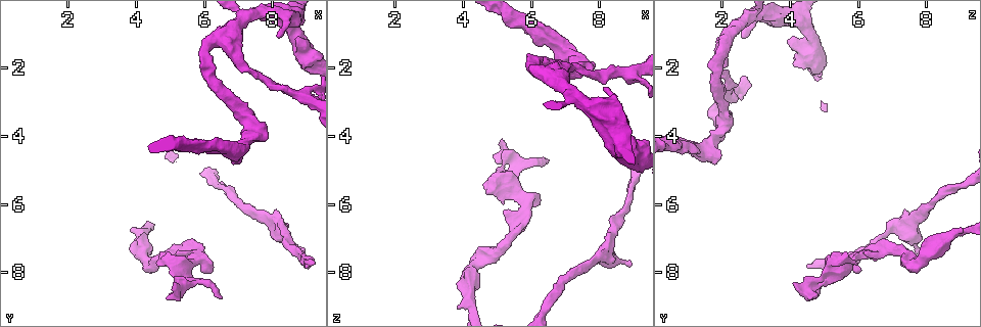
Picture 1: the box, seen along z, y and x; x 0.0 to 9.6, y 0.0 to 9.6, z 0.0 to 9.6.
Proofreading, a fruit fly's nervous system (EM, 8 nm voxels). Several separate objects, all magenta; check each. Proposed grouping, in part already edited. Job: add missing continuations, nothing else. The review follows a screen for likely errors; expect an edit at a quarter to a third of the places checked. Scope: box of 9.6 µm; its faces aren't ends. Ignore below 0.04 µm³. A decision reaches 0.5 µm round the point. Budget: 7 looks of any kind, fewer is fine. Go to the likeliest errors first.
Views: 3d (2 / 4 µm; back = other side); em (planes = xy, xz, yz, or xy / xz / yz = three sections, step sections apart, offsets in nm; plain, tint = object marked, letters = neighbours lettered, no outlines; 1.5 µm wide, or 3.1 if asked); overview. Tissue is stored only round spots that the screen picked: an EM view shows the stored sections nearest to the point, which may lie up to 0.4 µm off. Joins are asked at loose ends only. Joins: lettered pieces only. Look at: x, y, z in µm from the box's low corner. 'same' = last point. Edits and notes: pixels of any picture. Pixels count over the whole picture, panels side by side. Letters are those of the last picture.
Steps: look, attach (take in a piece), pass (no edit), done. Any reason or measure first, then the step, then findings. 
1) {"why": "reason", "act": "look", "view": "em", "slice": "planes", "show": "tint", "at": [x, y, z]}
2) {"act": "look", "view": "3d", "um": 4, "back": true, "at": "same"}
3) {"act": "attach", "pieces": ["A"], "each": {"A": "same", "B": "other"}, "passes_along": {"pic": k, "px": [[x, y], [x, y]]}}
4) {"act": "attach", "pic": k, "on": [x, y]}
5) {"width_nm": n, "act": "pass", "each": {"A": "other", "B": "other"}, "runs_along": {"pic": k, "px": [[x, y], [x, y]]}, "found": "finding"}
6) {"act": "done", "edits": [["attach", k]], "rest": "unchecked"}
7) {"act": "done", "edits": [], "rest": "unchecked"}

{"why": "end of a long branch", "act": "look", "view": "em", "slice": "planes", "show": "letters", "at": [8.95, 7.80, 4.50]}

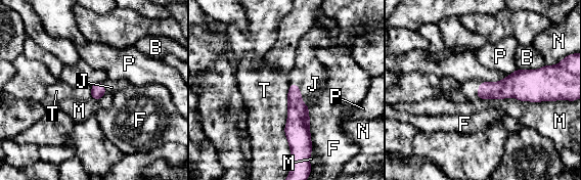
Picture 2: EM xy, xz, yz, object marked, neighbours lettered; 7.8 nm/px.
{"width_nm": 110, "act": "attach", "pieces": ["J"], "each": {"B": "other", "F": "other", "J": "same", "M": "other", "N": "other", "P": "other", "T": "other"}, "passes_along": {"pic": 2, "px": [[297, 129], [301, 98], [313, 84]]}, "found": "it goes on there"}

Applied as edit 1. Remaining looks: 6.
{"why": "an open end", "act": "look", "view": "3d", "um": 2, "at": [6.25, 7.85, 5.95]}

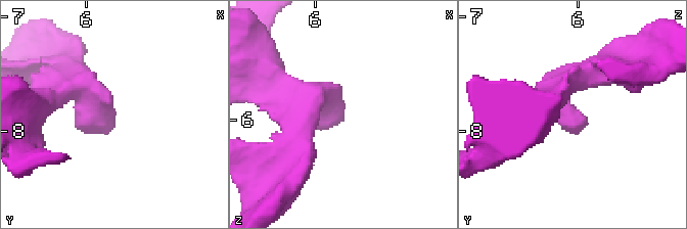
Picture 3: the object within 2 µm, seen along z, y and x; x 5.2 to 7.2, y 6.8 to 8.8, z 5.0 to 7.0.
{"why": "now the EM", "act": "look", "view": "em", "slice": "planes", "show": "plain", "at": [6.24, 7.84, 5.92]}

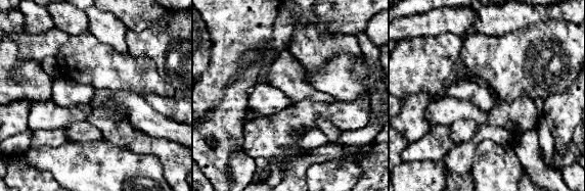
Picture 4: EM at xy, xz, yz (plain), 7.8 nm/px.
{"act": "look", "view": "em", "slice": "planes", "show": "letters", "at": "same"}

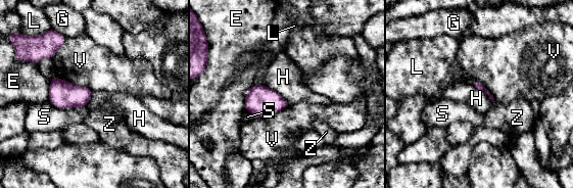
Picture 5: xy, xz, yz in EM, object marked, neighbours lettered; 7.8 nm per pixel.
{"act": "pass", "each": {"E": "other", "G": "other", "H": "other", "L": "other", "S": "other", "V": "other", "Z": "other"}, "border": {"pic": 5, "px": [[55, 76], [86, 86], [92, 92]]}, "found": "none of them fits"}

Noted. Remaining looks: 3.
{"why": "free end", "act": "look", "view": "3d", "um": 2, "at": [8.85, 7.45, 7.85]}

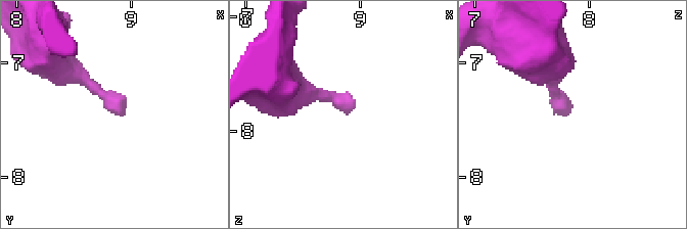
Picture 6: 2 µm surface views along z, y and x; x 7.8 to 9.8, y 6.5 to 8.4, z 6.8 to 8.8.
{"why": "now the EM", "act": "look", "view": "em", "slice": "yz", "step": 4, "show": "letters", "at": [8.90, 7.46, 7.78]}

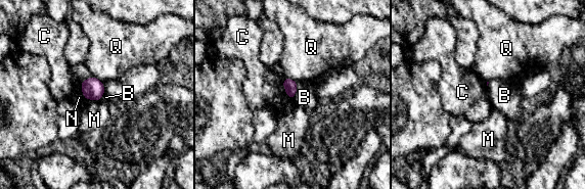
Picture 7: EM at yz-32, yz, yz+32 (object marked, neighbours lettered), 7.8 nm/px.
{"act": "look", "view": "em", "slice": "planes", "show": "letters", "at": "same"}

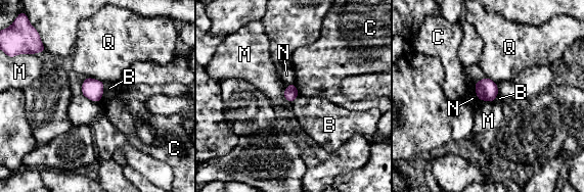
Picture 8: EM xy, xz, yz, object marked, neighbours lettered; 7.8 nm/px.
{"longest_contact_nm": ["M", 170], "act": "pass", "each": {"B": "other", "C": "other", "M": "other", "N": "other", "Q": "other"}, "found": "no lettered piece goes on from it"}

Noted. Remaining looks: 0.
{"act": "done", "edits": [["attach", 2]], "rest": "unchecked"}

